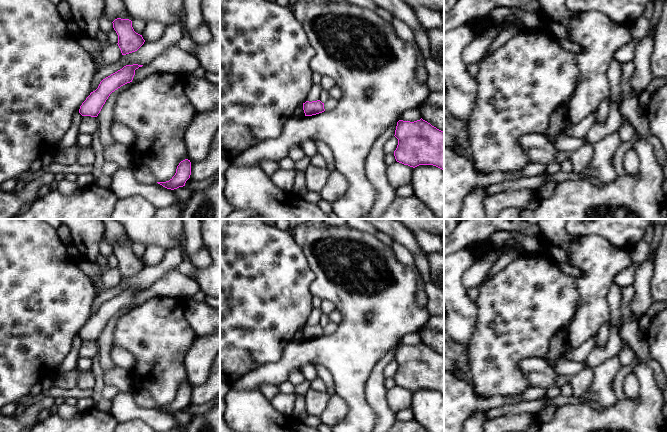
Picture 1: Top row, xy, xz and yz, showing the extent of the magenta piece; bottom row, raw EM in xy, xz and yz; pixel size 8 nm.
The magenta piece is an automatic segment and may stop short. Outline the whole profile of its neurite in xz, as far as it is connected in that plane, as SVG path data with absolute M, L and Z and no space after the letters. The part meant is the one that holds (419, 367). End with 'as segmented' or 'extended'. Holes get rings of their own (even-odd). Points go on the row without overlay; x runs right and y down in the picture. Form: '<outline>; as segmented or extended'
M399 344L395 359L398 369L394 375L397 386L410 391L433 389L444 395L444 356L427 345Z; as segmented

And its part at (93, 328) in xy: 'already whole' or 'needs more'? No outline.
already whole

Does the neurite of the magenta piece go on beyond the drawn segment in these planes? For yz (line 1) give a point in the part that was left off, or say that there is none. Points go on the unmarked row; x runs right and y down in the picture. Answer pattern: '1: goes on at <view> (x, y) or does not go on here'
1: does not go on here

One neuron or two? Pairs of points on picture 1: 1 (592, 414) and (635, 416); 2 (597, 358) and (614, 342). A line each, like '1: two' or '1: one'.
1: one
2: one

